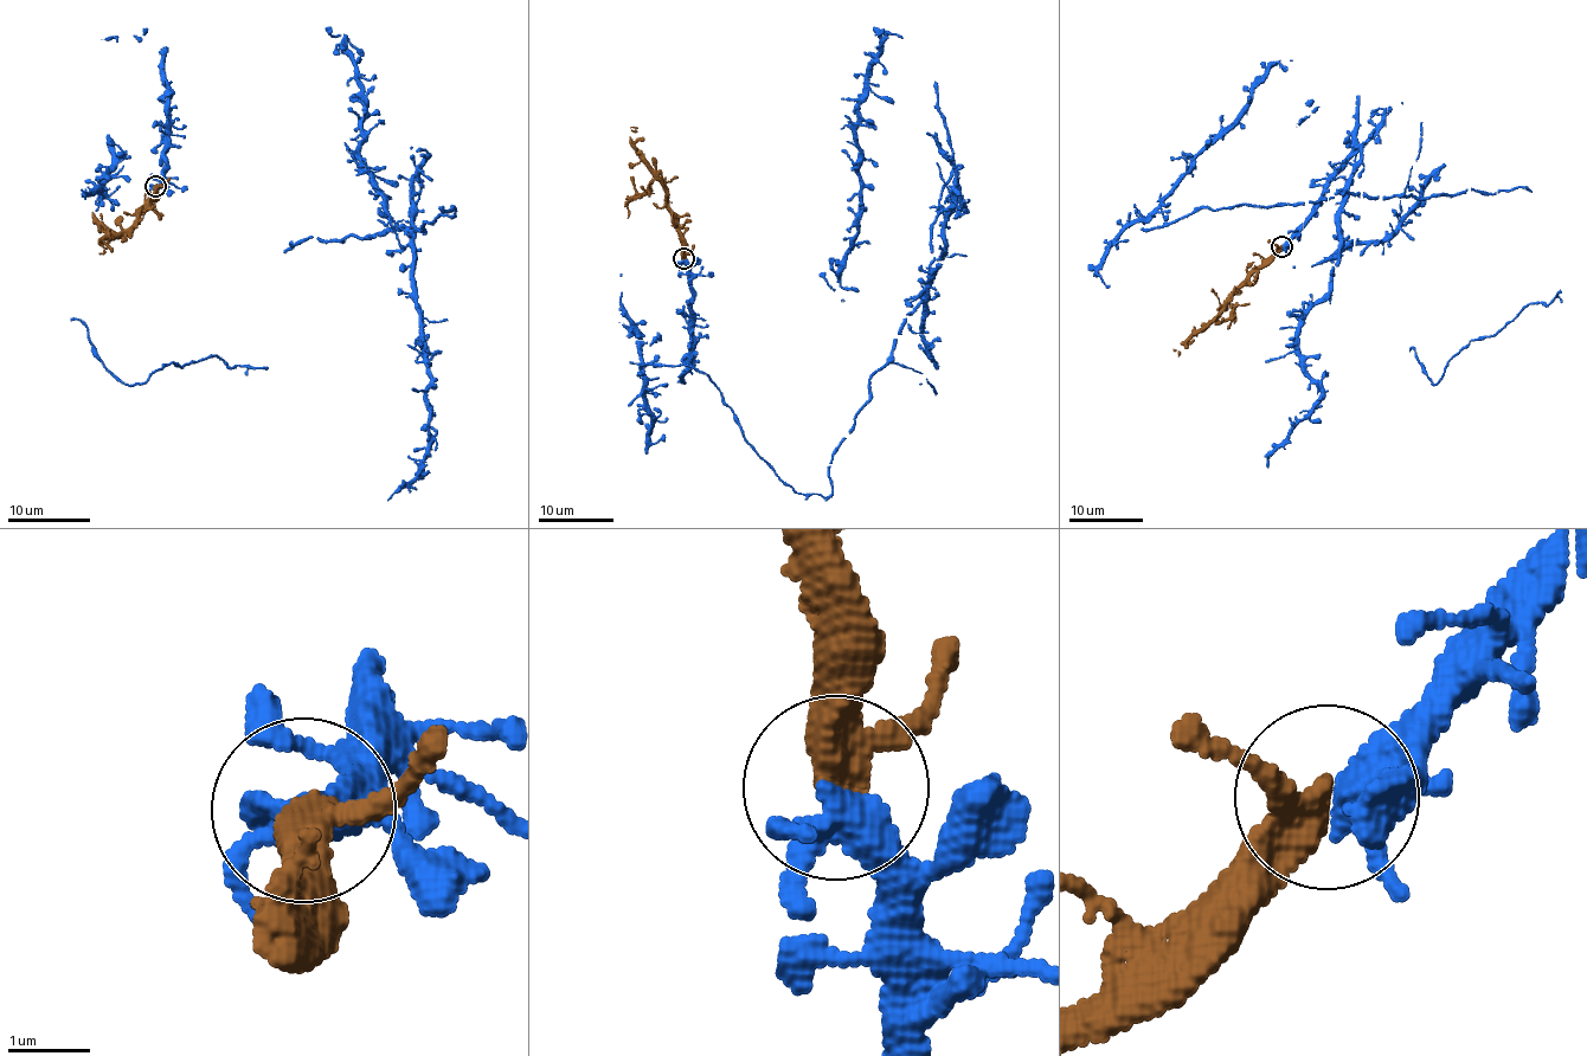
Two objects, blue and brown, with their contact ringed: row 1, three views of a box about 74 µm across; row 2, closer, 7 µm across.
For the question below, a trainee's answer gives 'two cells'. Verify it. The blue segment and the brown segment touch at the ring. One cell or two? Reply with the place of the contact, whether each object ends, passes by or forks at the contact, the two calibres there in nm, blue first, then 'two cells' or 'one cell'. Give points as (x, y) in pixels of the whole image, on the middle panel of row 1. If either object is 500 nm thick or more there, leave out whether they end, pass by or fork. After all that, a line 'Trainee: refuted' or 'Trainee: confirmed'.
at (683, 258); blue forks there; brown passes by; 320 nm thick on the blue side, 360 nm on the other; one cell
Trainee: refuted

